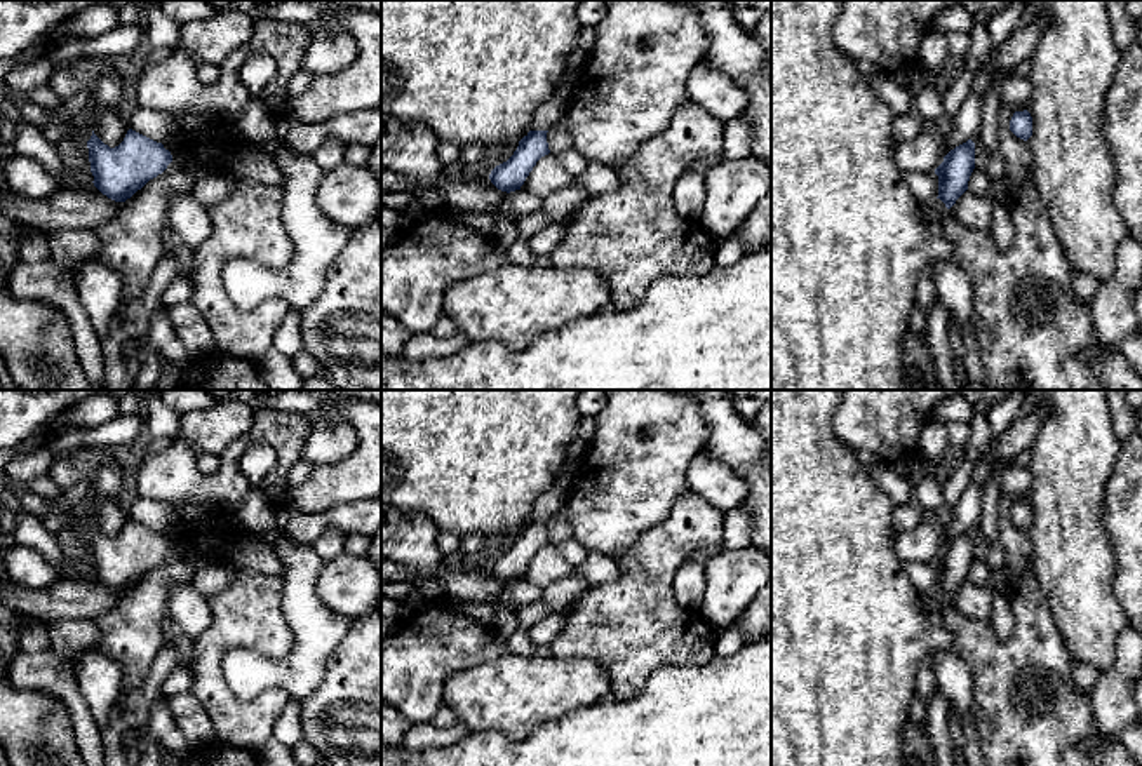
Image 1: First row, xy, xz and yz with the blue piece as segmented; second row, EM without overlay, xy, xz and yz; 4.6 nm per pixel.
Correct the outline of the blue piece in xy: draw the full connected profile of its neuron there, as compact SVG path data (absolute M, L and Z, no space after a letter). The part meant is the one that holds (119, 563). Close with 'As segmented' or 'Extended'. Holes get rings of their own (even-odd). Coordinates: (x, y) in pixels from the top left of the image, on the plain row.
M132 519L115 538L104 534L92 521L87 538L94 576L115 592L131 588L172 552L171 541L162 533Z. As segmented

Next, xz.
M529 521L519 531L514 545L491 561L489 569L498 580L507 583L521 580L536 552L550 543L547 522L548 521Z. As segmented

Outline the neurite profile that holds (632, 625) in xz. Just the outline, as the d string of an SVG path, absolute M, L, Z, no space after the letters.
M681 494L663 524L615 557L620 576L590 587L566 611L552 656L599 663L618 700L637 696L658 667L710 662L715 630L674 597L674 574L696 550L722 543L724 521L700 494Z

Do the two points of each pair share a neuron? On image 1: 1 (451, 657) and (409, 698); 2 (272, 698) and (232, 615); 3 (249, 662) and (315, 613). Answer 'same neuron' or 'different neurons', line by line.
1: same neuron
2: same neuron
3: same neuron

